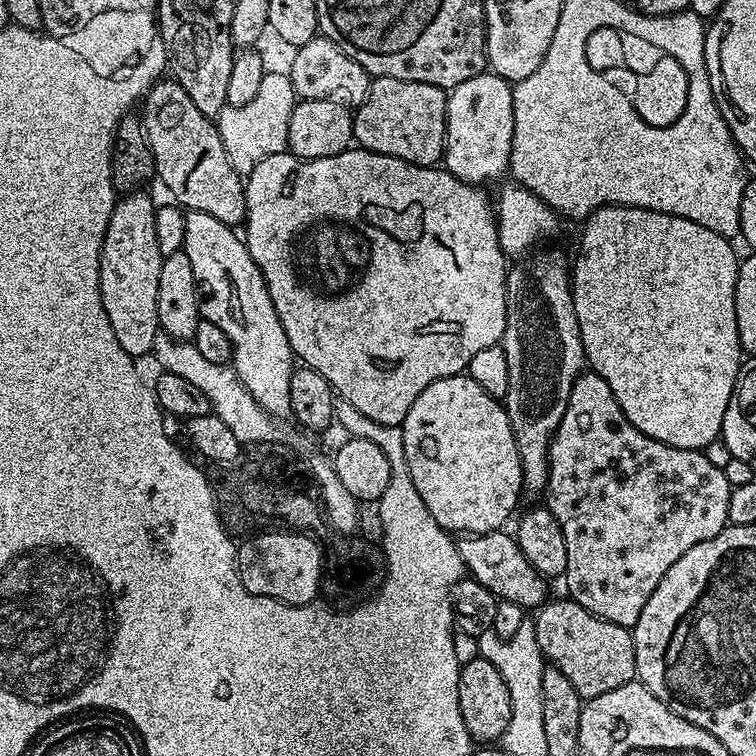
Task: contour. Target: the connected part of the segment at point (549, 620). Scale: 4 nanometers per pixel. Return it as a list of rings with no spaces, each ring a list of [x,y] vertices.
[[[570,598],[563,599],[549,599],[534,616],[537,642],[544,652],[545,661],[551,667],[562,670],[562,674],[566,674],[566,678],[570,678],[570,686],[574,686],[574,690],[578,690],[578,694],[585,701],[592,700],[598,694],[618,690],[618,686],[633,683],[637,679],[637,674],[631,631],[618,626],[614,622],[606,622],[602,618],[590,614],[590,610],[586,610],[581,604],[574,602]]]

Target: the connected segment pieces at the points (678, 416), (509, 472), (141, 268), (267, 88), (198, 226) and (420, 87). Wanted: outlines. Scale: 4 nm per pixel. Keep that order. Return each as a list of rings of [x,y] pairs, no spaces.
[[[611,204],[608,208],[600,208],[583,221],[584,233],[580,236],[580,253],[576,256],[576,264],[571,265],[572,297],[574,298],[574,314],[578,318],[578,330],[584,347],[584,359],[587,367],[596,372],[614,390],[614,398],[618,398],[618,406],[630,418],[630,422],[642,434],[654,438],[663,444],[675,448],[695,448],[703,450],[707,444],[720,436],[722,418],[726,414],[726,406],[732,397],[736,379],[742,363],[742,349],[738,338],[738,322],[734,310],[736,297],[736,270],[738,255],[732,249],[733,241],[726,236],[714,234],[714,230],[706,230],[706,226],[698,226],[698,222],[690,222],[681,216],[662,214],[645,208],[627,208],[621,204]]]
[[[466,374],[442,378],[438,382],[430,382],[430,386],[426,386],[426,390],[422,390],[422,394],[418,394],[418,398],[414,398],[414,406],[410,406],[402,427],[410,478],[414,482],[414,486],[418,486],[418,494],[422,494],[422,502],[426,502],[426,510],[430,510],[430,514],[434,514],[434,522],[438,522],[438,526],[445,528],[449,534],[457,534],[456,532],[475,534],[477,532],[494,532],[507,525],[504,523],[511,518],[516,503],[519,502],[520,496],[522,497],[524,479],[522,478],[522,462],[518,454],[518,446],[514,440],[514,430],[510,426],[508,411],[505,410],[501,401],[486,394],[486,390],[482,390],[482,386],[478,386],[478,382],[474,382]]]
[[[133,190],[121,195],[110,214],[106,238],[100,255],[100,293],[106,318],[114,326],[118,346],[133,358],[148,356],[157,336],[161,335],[158,322],[158,274],[162,274],[164,257],[158,250],[154,231],[157,205],[152,204],[144,190]]]
[[[268,70],[265,71],[253,101],[240,107],[229,104],[221,110],[216,117],[216,125],[227,157],[237,173],[247,176],[263,158],[287,151],[290,114],[293,113],[297,98],[292,79],[285,71]]]
[[[188,212],[186,215],[186,238],[184,239],[184,247],[182,250],[186,254],[186,258],[190,258],[190,267],[194,270],[196,287],[203,293],[200,301],[201,317],[210,322],[214,322],[225,332],[226,338],[230,338],[230,342],[232,343],[231,365],[235,368],[238,378],[242,382],[242,386],[246,386],[246,390],[250,390],[254,402],[258,402],[258,406],[262,406],[262,410],[266,410],[269,414],[277,418],[287,417],[290,413],[290,378],[292,377],[292,369],[294,367],[292,347],[286,338],[286,330],[282,330],[282,322],[278,318],[278,310],[274,310],[274,302],[270,298],[270,290],[268,289],[267,282],[264,281],[262,270],[258,270],[258,266],[250,254],[247,243],[242,239],[241,233],[237,231],[233,225],[218,222],[218,218],[210,218],[210,214],[206,214],[205,212]]]
[[[377,76],[368,85],[368,97],[355,109],[352,134],[355,143],[367,152],[396,156],[407,164],[430,168],[439,165],[444,155],[447,113],[445,89],[426,82]]]

